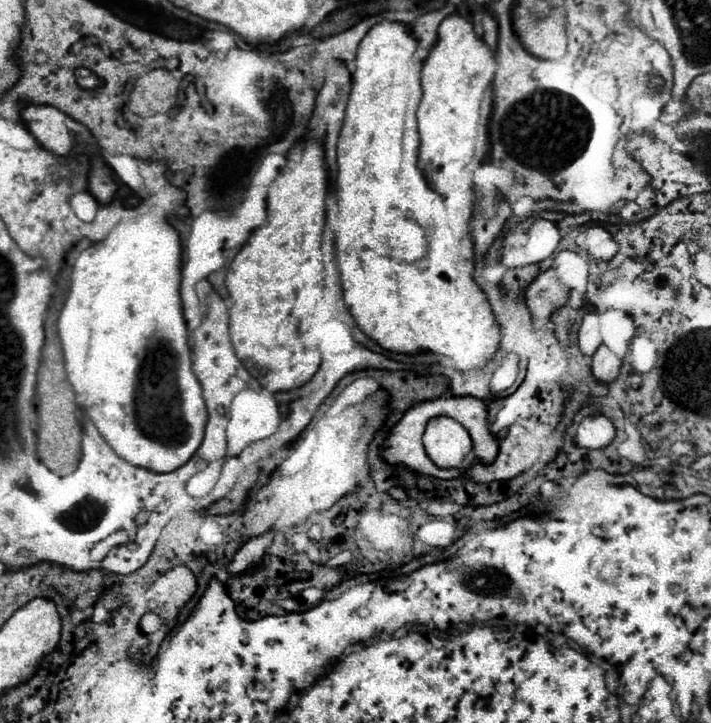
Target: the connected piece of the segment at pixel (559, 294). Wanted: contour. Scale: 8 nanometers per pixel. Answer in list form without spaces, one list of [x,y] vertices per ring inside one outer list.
[[[545,270],[521,292],[521,298],[531,314],[533,328],[539,330],[549,324],[553,310],[561,308],[567,302],[569,290],[559,284],[553,270]]]

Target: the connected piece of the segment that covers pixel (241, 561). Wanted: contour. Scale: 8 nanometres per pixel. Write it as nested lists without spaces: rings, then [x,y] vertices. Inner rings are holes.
[[[273,530],[246,541],[231,560],[231,576],[241,574],[251,566],[257,566],[265,550],[271,546],[271,540],[273,540]]]

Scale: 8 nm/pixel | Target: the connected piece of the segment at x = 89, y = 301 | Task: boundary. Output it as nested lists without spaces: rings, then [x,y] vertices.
[[[157,206],[151,212],[135,218],[135,220],[121,220],[119,224],[113,226],[113,230],[107,234],[105,240],[89,246],[79,254],[79,258],[73,264],[73,274],[71,274],[71,290],[67,296],[67,302],[59,314],[57,320],[57,332],[65,356],[65,370],[67,378],[77,394],[77,402],[85,412],[89,414],[91,422],[99,430],[99,434],[109,442],[109,446],[115,450],[117,456],[127,460],[133,466],[141,466],[153,472],[173,472],[179,466],[183,466],[199,448],[201,436],[205,430],[205,400],[201,396],[201,384],[197,384],[197,376],[193,376],[191,370],[191,348],[189,348],[189,332],[185,326],[183,318],[183,306],[181,306],[181,242],[179,242],[179,232],[167,222],[167,212],[165,208]]]

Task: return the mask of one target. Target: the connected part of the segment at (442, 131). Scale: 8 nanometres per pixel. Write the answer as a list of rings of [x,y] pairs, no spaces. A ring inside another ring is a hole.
[[[461,14],[447,16],[437,30],[437,42],[423,62],[423,98],[417,108],[419,120],[419,166],[433,186],[439,172],[465,168],[475,152],[479,106],[483,92],[495,74],[493,50],[475,34],[471,20]]]

